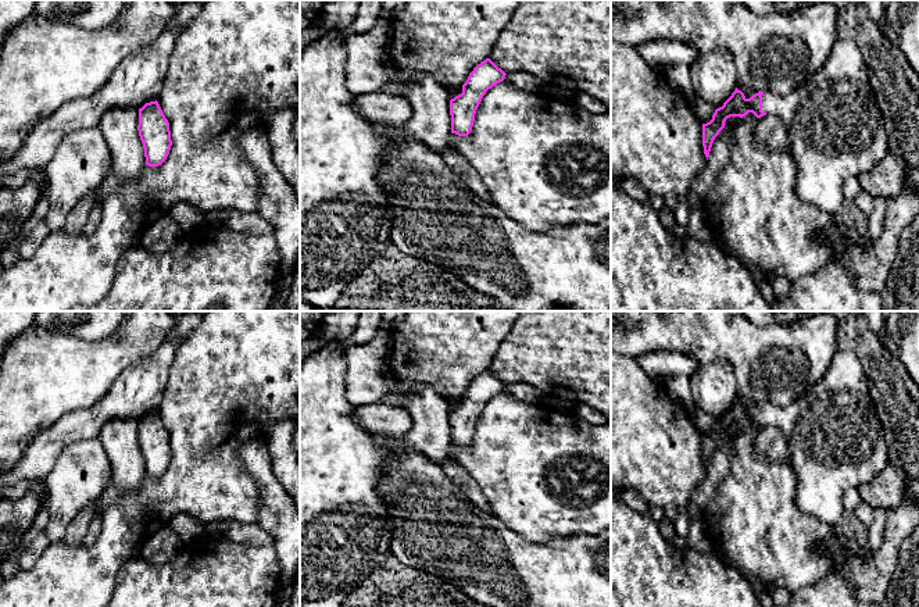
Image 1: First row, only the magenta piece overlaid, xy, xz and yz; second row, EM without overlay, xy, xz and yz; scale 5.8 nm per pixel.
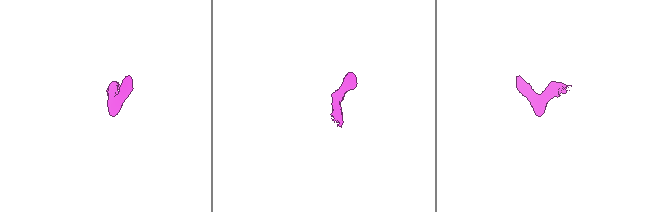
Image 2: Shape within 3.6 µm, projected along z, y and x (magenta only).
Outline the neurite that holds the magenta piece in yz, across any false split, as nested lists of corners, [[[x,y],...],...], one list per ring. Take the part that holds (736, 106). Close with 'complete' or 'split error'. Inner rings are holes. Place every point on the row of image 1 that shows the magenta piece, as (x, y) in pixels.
[[[838,38],[820,69],[816,71],[811,79],[784,96],[775,96],[772,92],[758,92],[747,99],[744,93],[736,88],[723,106],[715,110],[712,119],[702,124],[702,146],[707,160],[715,138],[726,125],[726,119],[730,117],[743,118],[748,113],[752,113],[757,118],[769,114],[782,121],[787,131],[787,147],[797,167],[794,185],[795,196],[801,201],[813,204],[832,215],[841,208],[845,200],[843,194],[844,182],[850,176],[858,178],[861,174],[873,169],[888,153],[887,129],[870,85],[868,65],[859,47],[850,39]]] | split error

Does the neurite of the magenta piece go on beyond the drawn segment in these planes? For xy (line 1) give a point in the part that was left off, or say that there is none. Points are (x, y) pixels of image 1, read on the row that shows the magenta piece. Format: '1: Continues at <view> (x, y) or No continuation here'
1: No continuation here

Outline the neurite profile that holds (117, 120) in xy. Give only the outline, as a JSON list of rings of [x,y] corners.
[[[112,107],[100,118],[99,129],[112,153],[111,172],[96,190],[100,204],[124,185],[137,181],[146,167],[137,125],[139,108],[135,107]]]

